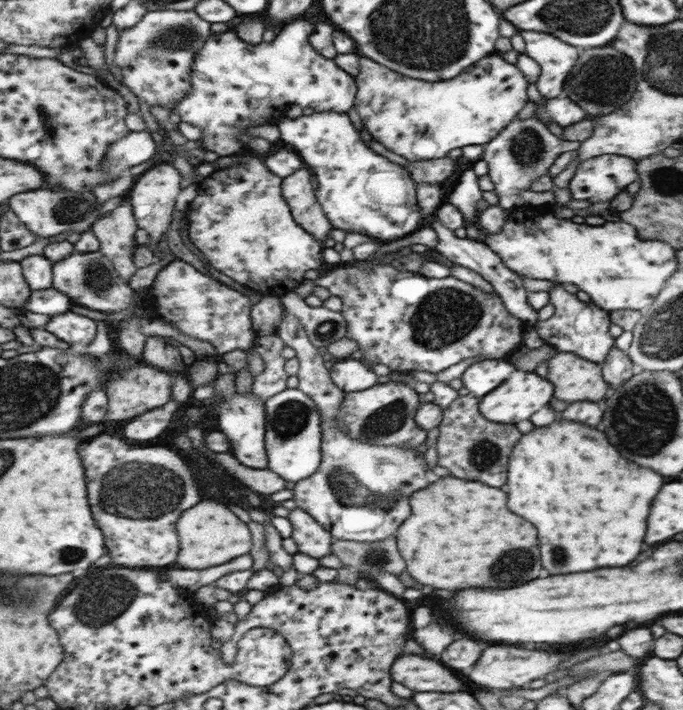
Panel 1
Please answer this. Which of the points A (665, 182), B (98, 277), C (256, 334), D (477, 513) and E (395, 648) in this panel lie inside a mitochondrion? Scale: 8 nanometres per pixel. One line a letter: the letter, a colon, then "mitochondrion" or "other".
A: mitochondrion
B: mitochondrion
C: other
D: other
E: other

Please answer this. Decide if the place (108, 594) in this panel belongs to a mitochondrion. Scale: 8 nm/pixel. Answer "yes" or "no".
yes

